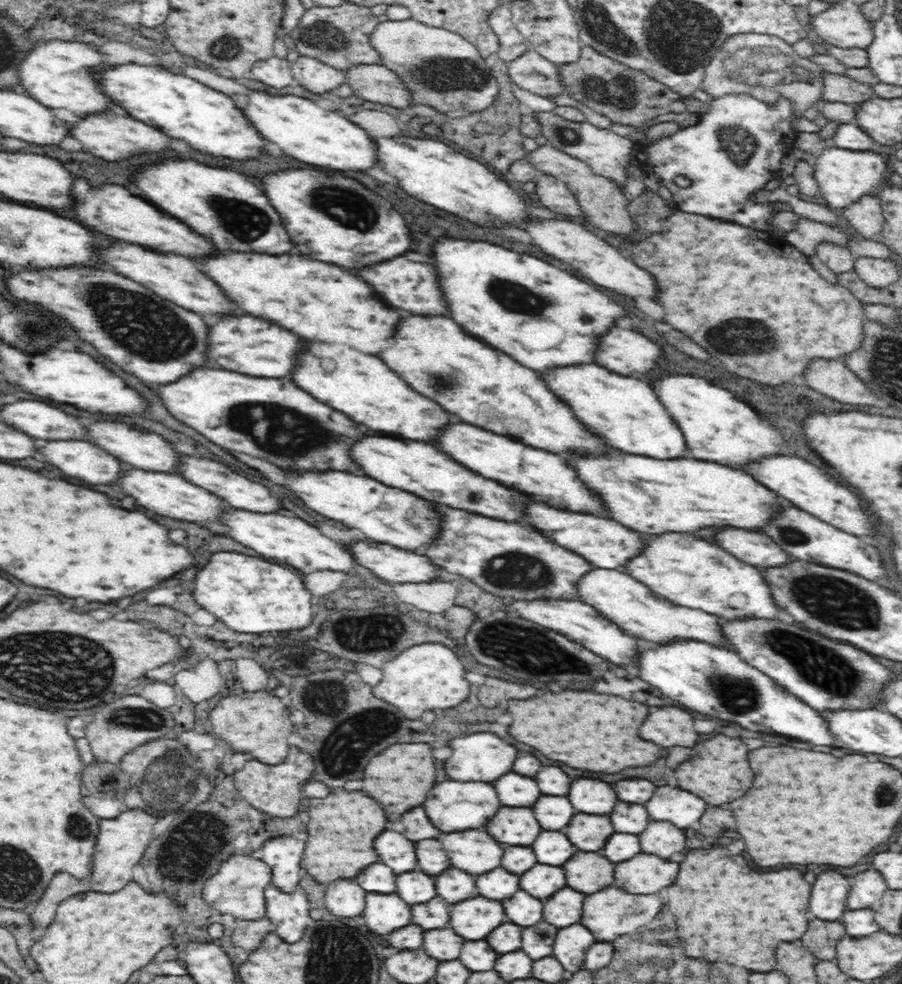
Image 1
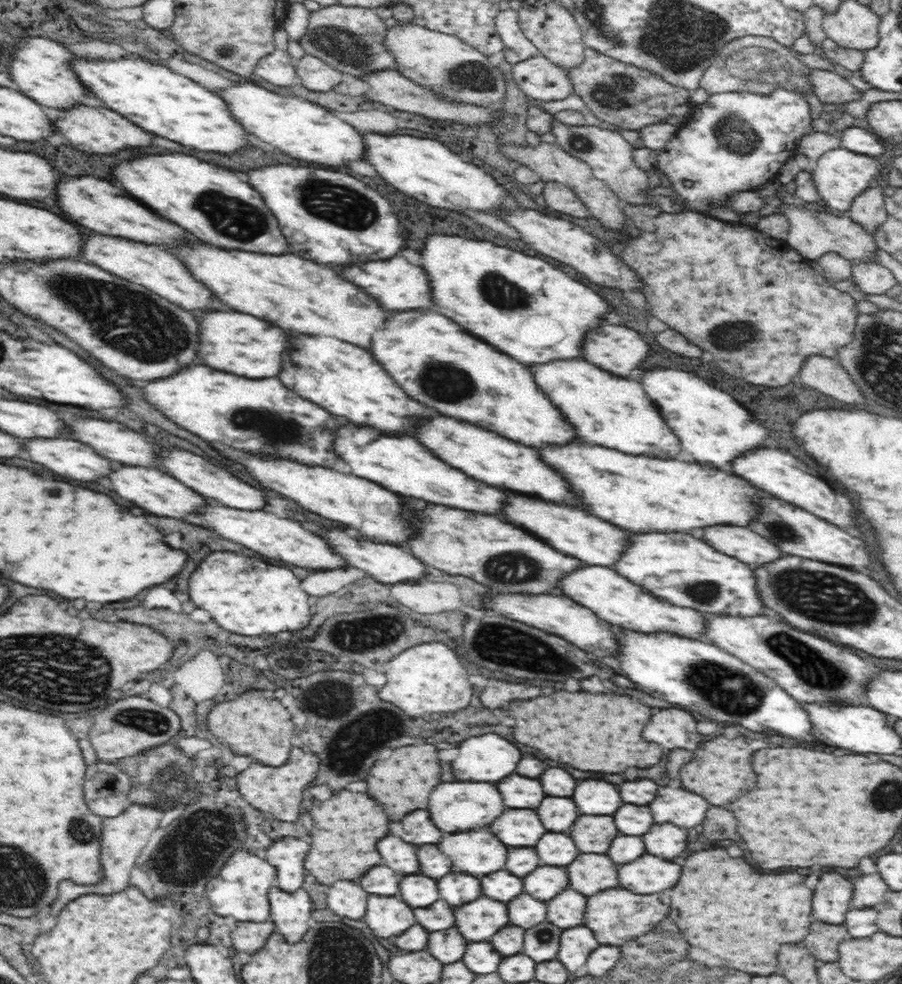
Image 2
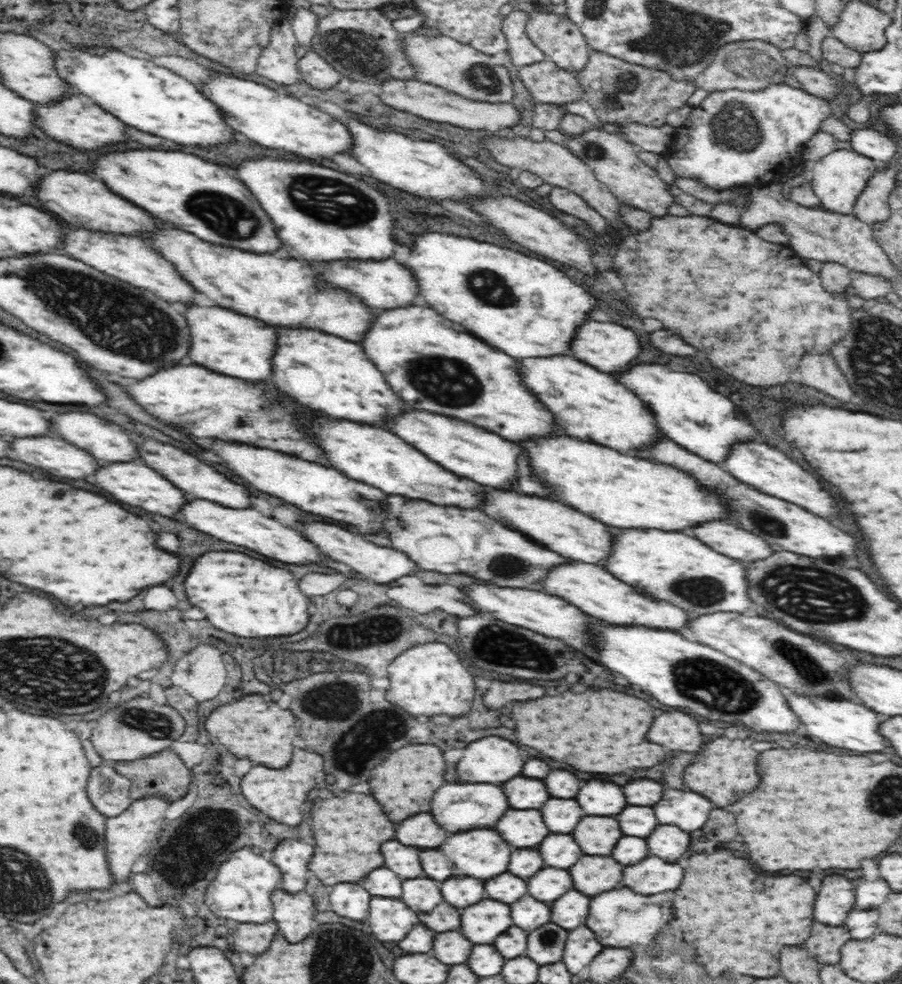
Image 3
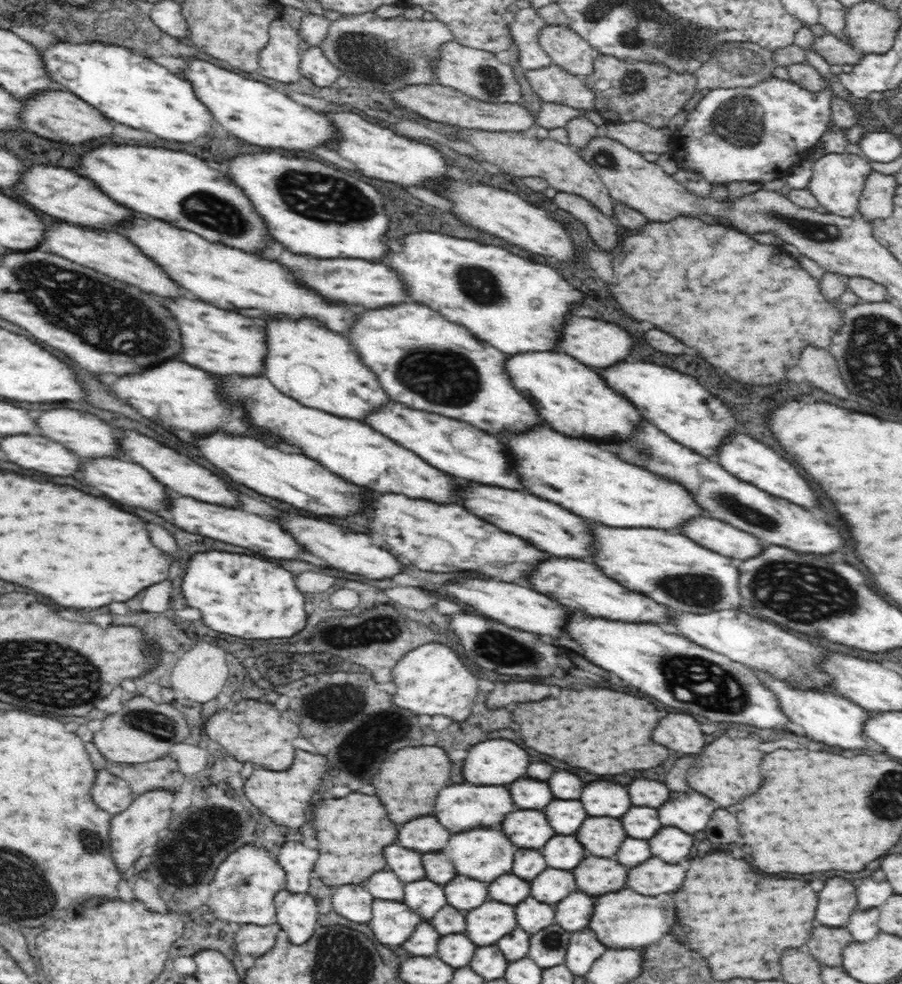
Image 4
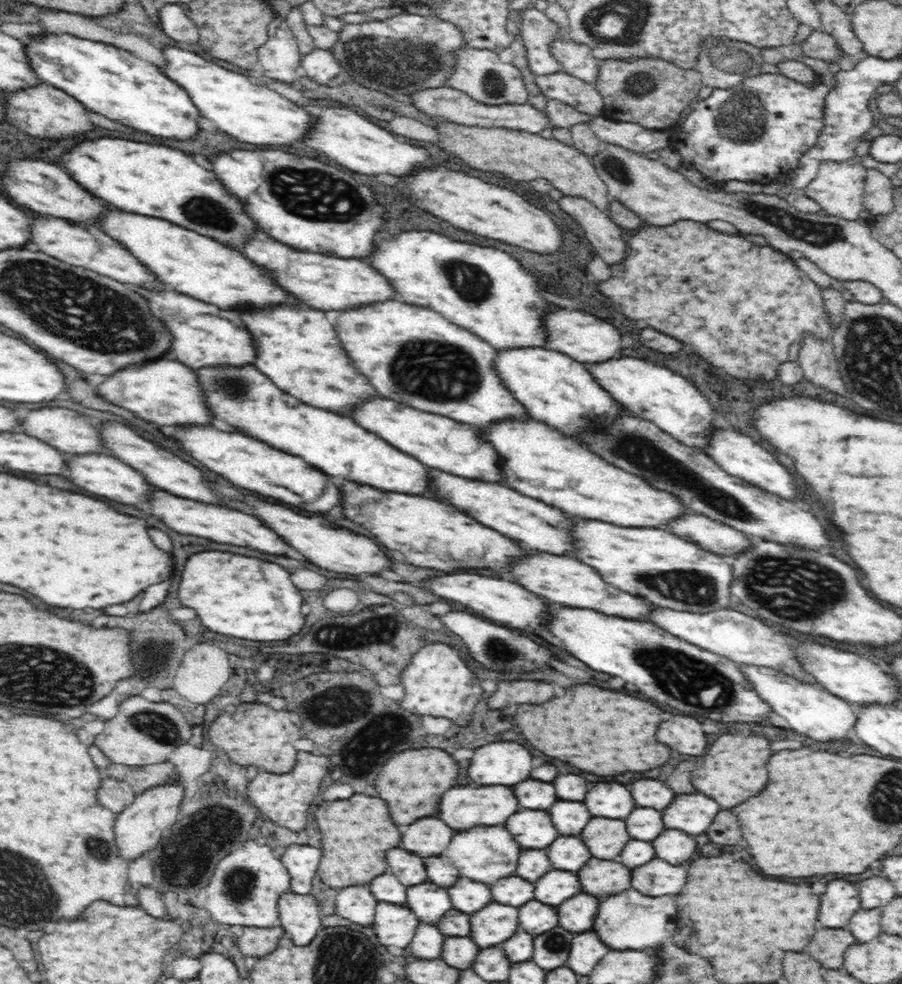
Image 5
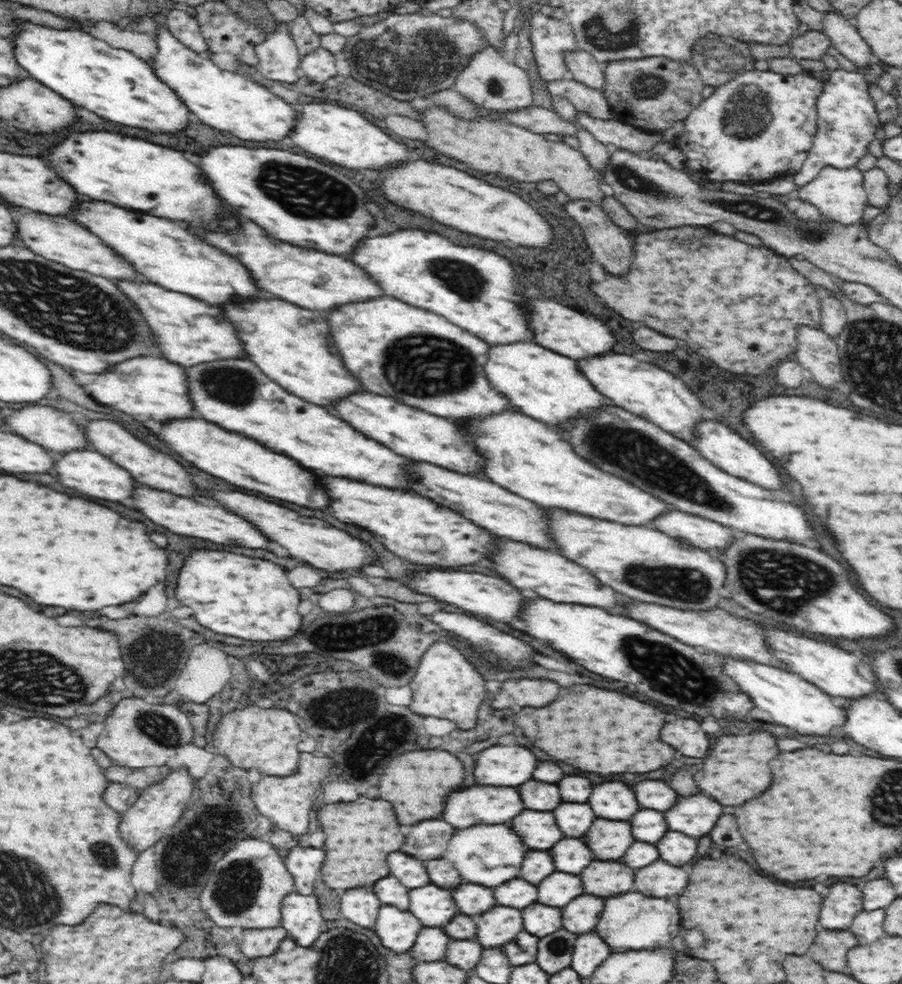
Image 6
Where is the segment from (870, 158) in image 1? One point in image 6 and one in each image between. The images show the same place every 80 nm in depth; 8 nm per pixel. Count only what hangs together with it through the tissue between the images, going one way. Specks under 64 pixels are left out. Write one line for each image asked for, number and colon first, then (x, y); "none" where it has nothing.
2: (840, 175)
3: (837, 179)
4: (838, 180)
5: (838, 189)
6: (839, 195)

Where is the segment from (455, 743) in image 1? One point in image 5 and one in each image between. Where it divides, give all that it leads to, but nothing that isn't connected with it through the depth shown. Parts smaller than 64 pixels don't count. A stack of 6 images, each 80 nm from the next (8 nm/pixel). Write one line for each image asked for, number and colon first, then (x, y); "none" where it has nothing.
2: (489, 758)
3: (494, 761)
4: (495, 762)
5: (507, 763)

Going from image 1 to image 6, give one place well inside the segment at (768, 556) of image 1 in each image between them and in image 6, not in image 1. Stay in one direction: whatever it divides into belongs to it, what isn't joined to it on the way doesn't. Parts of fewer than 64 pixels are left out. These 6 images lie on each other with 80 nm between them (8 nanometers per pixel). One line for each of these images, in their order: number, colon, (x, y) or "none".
2: (741, 543)
3: (724, 537)
4: (717, 536)
5: (713, 536)
6: (695, 531)

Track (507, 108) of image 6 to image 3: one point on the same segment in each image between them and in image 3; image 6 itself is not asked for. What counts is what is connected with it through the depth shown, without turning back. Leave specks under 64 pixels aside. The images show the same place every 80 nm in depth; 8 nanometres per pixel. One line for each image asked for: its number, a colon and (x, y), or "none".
3: (460, 68)
4: (478, 73)
5: (480, 74)

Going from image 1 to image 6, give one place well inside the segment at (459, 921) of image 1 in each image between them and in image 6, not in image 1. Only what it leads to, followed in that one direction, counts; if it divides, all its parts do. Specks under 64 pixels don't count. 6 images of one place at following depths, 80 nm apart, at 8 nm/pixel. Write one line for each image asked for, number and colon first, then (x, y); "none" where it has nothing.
2: (478, 921)
3: (482, 924)
4: (492, 921)
5: (490, 928)
6: (501, 925)

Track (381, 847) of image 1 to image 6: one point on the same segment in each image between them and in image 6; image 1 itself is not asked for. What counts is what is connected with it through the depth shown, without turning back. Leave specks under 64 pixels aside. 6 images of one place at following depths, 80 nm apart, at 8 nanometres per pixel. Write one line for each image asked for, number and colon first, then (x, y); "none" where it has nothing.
2: (401, 857)
3: (405, 861)
4: (407, 865)
5: (410, 870)
6: (412, 873)

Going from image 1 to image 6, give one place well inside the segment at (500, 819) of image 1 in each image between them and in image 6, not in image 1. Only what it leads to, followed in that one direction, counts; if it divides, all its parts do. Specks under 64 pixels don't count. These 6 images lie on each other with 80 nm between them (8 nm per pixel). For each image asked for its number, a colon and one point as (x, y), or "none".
2: (517, 828)
3: (522, 828)
4: (528, 828)
5: (534, 829)
6: (539, 830)

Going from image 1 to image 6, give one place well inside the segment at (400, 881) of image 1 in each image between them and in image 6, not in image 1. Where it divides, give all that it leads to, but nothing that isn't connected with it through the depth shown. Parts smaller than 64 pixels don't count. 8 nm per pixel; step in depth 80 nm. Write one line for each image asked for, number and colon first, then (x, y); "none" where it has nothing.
2: (418, 891)
3: (421, 894)
4: (426, 898)
5: (430, 903)
6: (434, 907)

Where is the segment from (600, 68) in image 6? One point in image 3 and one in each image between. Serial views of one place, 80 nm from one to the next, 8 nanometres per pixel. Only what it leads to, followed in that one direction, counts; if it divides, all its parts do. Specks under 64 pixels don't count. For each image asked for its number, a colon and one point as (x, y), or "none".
3: (562, 42)
4: (570, 52)
5: (577, 60)

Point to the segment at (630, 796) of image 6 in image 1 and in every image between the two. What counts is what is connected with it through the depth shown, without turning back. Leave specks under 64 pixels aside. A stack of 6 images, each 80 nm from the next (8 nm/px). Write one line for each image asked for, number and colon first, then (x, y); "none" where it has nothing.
1: (590, 796)
2: (597, 797)
3: (598, 798)
4: (601, 798)
5: (608, 799)

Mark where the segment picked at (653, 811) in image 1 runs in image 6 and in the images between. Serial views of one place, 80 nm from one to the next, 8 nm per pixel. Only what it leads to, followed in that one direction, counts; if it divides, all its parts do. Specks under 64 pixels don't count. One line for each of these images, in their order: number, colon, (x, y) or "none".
2: (680, 807)
3: (690, 811)
4: (690, 812)
5: (692, 814)
6: (694, 816)

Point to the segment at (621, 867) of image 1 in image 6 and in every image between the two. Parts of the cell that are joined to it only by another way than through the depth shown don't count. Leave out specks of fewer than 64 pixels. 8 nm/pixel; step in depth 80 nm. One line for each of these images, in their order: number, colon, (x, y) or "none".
2: (647, 875)
3: (651, 876)
4: (654, 877)
5: (656, 878)
6: (659, 880)

